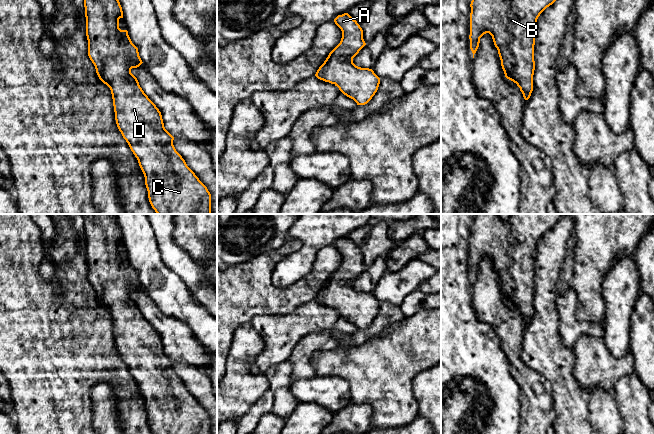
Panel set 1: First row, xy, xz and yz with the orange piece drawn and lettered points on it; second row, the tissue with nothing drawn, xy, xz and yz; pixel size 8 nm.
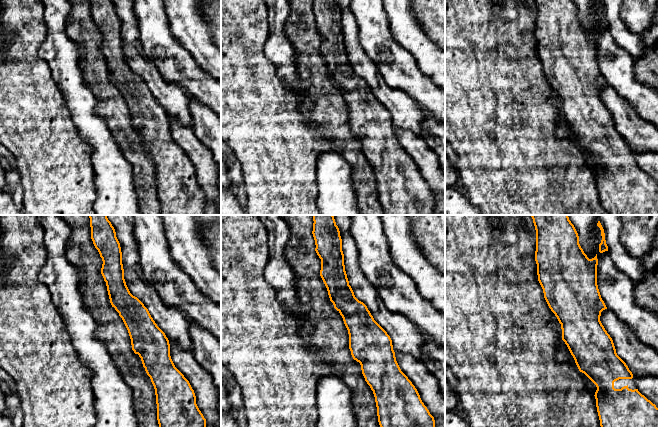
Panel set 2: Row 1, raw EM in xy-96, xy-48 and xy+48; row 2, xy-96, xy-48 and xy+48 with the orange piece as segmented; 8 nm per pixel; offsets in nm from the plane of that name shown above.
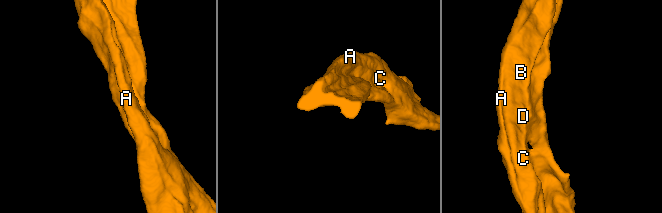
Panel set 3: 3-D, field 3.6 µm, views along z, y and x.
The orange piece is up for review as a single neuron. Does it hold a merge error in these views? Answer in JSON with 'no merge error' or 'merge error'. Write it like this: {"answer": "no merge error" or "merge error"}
{"answer": "no merge error"}

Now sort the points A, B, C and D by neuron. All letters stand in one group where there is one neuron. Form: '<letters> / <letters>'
A B C D

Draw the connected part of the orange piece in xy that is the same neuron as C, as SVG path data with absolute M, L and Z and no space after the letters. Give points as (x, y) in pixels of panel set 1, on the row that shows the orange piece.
M84 0L84 7L88 56L95 66L99 79L111 90L117 127L138 160L145 177L152 208L157 214L211 214L210 192L176 151L173 145L174 137L165 129L161 112L144 93L137 78L131 73L132 68L139 67L143 62L128 31L119 28L119 19L123 18L119 0Z

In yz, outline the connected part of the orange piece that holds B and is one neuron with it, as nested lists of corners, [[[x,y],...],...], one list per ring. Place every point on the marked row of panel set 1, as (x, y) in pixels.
[[[472,0],[470,7],[470,49],[474,54],[476,53],[480,38],[489,33],[492,36],[495,47],[501,60],[501,66],[505,77],[520,88],[525,100],[528,100],[533,91],[533,75],[535,70],[534,61],[534,45],[536,37],[537,19],[540,14],[556,0]]]

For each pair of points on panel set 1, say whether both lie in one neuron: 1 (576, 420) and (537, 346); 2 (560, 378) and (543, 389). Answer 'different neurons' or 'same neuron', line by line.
1: same neuron
2: different neurons

